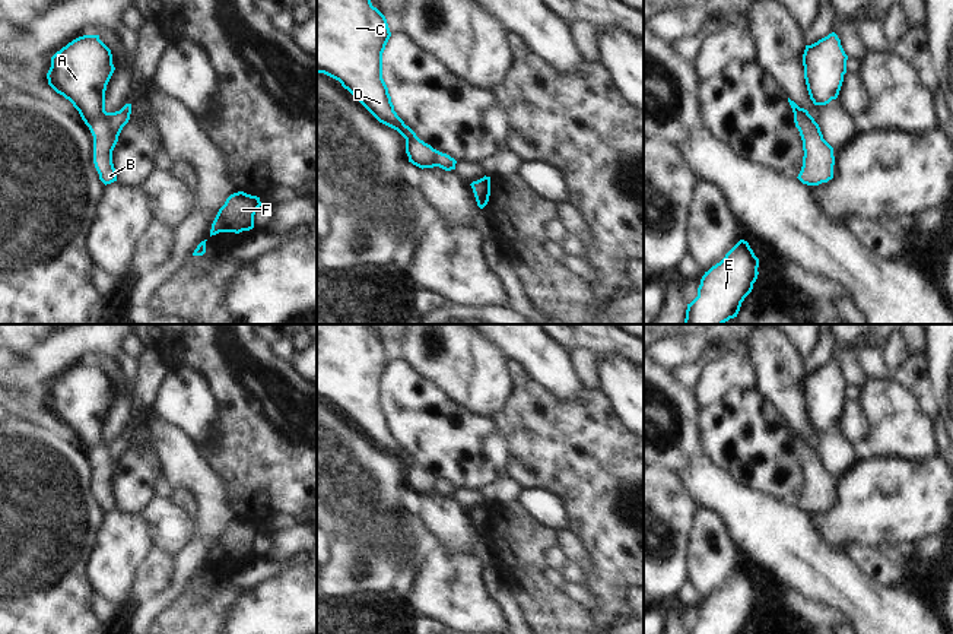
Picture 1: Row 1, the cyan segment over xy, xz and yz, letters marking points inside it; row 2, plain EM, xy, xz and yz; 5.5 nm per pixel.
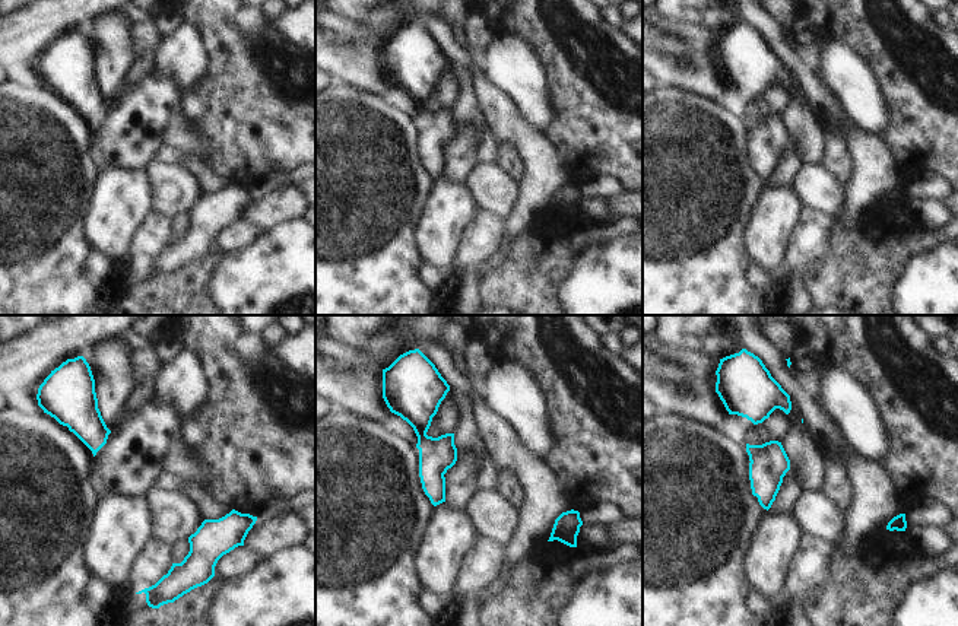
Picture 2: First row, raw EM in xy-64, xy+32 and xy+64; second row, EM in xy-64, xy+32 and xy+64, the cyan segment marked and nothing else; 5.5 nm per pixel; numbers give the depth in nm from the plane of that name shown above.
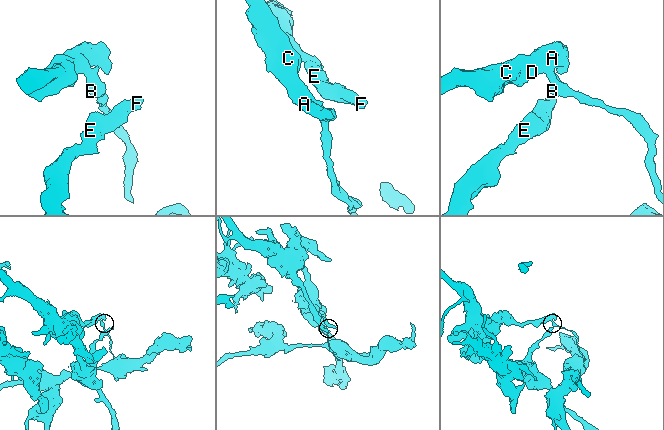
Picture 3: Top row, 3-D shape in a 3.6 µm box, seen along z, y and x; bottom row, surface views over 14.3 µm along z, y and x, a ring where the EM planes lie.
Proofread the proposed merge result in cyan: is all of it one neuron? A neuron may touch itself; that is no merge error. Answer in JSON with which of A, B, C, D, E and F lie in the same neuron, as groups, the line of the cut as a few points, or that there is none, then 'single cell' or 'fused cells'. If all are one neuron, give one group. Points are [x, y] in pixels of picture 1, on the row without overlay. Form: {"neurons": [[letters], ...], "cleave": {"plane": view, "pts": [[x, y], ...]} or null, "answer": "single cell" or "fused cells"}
{"neurons": [["A", "B", "C", "D", "E", "F"]], "cleave": null, "answer": "single cell"}

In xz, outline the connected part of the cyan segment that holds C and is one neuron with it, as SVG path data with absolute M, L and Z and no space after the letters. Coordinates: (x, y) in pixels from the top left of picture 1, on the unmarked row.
M317 324L317 400L339 408L379 450L397 457L406 466L409 489L422 497L455 497L454 485L420 467L394 438L382 406L382 380L390 364L385 343L372 333L369 324Z

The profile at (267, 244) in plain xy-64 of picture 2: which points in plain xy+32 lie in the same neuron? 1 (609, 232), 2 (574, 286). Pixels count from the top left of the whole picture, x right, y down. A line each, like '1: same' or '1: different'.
1: different
2: same

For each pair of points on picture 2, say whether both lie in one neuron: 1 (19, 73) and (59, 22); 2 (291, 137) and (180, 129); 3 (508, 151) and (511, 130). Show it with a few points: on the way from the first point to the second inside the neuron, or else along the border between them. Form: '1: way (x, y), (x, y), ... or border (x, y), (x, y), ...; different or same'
1: way (19, 60), (46, 34); same
2: border (181, 111), (189, 126), (205, 142), (208, 161); different
3: border (501, 145), (510, 145), (519, 153), (523, 175); different

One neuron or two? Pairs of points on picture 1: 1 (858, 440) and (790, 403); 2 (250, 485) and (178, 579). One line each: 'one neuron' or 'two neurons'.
1: two neurons
2: two neurons

